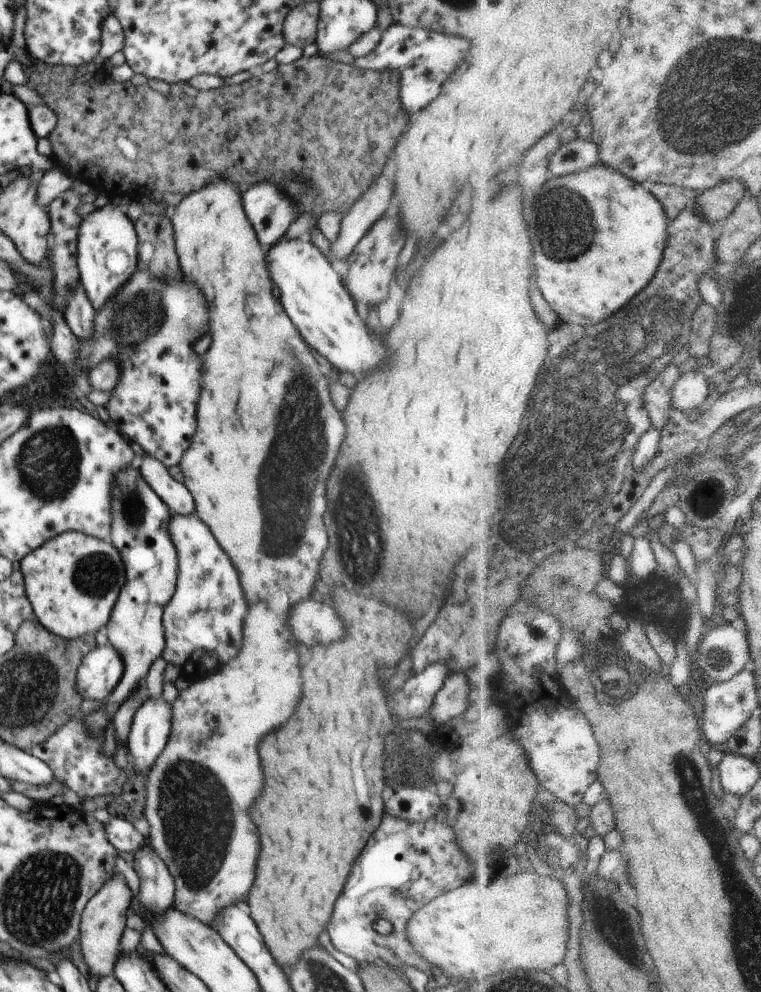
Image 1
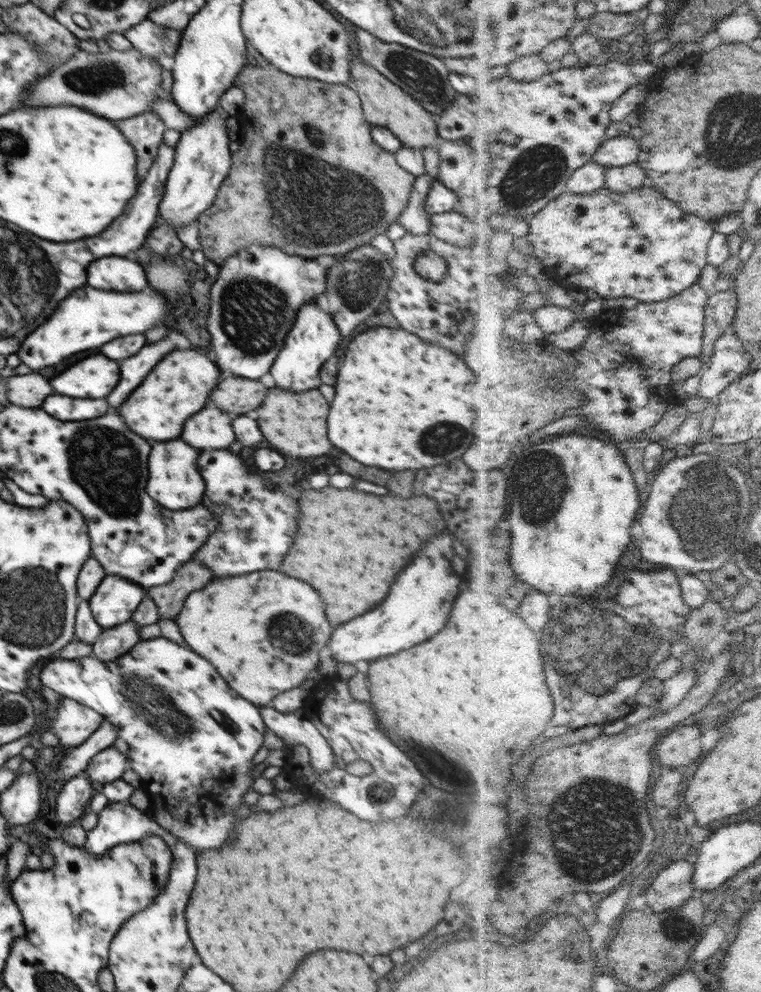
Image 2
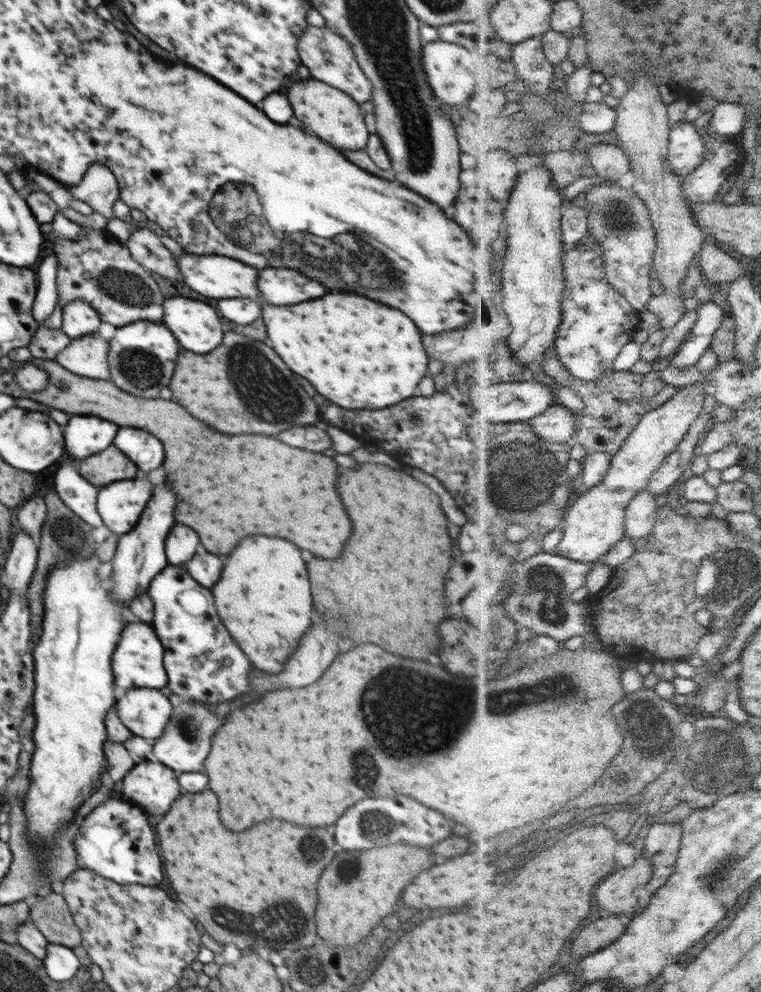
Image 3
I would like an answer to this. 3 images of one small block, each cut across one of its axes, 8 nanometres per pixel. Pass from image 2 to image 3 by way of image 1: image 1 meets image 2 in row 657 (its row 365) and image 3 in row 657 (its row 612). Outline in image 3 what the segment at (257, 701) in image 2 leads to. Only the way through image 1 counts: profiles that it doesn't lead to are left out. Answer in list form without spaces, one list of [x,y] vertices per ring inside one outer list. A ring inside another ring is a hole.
[[[268,536],[244,538],[226,558],[226,566],[222,570],[220,580],[212,588],[212,594],[216,600],[216,610],[224,626],[232,634],[232,638],[244,650],[248,660],[258,670],[264,670],[268,674],[278,674],[284,668],[284,662],[292,656],[300,638],[304,636],[304,632],[312,622],[310,616],[314,610],[314,600],[310,594],[306,564],[300,556],[300,550],[292,542],[282,538],[268,538]]]

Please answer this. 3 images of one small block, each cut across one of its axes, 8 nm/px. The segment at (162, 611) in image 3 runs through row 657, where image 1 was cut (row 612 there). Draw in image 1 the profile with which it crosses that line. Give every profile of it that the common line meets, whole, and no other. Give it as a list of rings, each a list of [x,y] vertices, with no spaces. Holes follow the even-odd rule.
[[[171,514],[168,534],[178,559],[178,578],[174,596],[164,607],[162,624],[166,640],[162,658],[180,670],[180,677],[193,683],[206,678],[234,658],[242,644],[242,622],[246,600],[238,582],[238,572],[228,556],[216,546],[208,526],[196,516]]]

